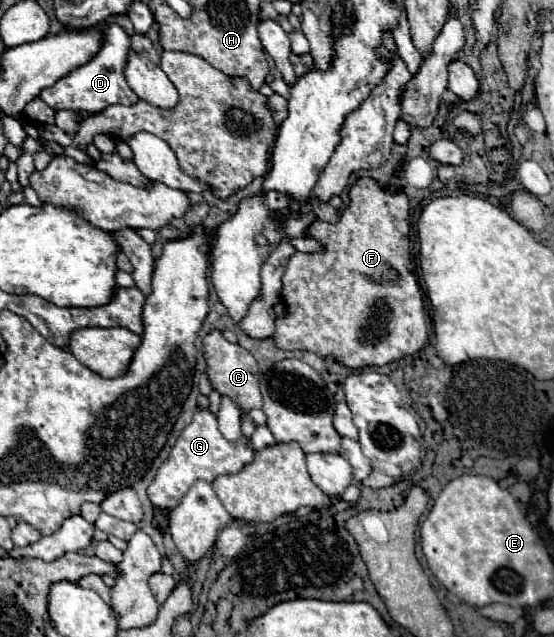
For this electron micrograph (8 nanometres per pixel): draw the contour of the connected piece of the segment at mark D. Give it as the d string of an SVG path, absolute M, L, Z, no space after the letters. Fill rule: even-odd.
M107 24L103 30L103 42L101 50L93 56L89 64L79 66L77 70L69 72L61 80L57 80L51 88L45 88L41 92L41 98L47 102L47 98L55 98L55 110L63 108L107 108L111 104L135 104L139 98L137 94L127 86L123 68L127 60L127 48L129 48L129 36L119 24Z

